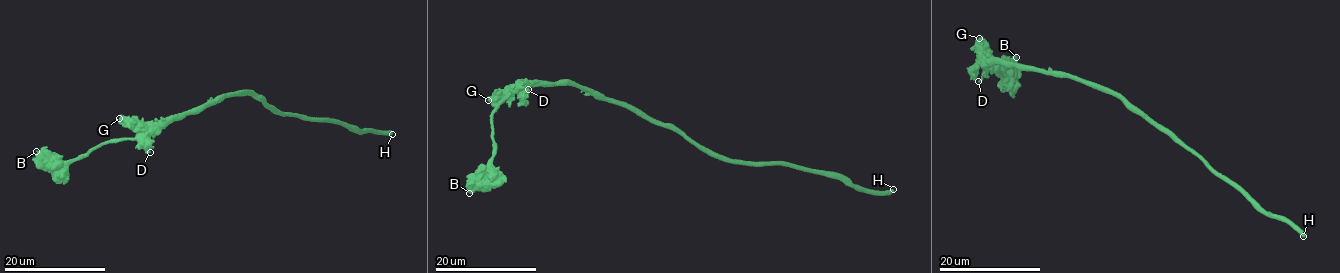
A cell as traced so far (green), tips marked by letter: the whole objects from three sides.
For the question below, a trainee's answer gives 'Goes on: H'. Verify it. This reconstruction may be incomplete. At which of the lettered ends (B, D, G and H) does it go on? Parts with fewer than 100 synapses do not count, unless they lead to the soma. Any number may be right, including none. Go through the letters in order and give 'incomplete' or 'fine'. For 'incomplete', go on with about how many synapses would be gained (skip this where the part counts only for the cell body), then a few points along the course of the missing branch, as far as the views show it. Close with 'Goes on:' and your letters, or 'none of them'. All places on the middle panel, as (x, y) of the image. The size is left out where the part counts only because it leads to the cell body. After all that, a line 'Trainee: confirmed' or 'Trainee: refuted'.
B: fine
D: fine
G: fine
H: incomplete | 300 syn
Goes on: H
Trainee: confirmed

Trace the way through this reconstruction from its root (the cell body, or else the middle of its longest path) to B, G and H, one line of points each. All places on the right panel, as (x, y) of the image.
B: (1101, 88), (982, 55), (979, 62), (975, 61), (977, 57), (989, 62), (999, 72), (1012, 68), (1016, 57)
G: (1101, 88), (1076, 78), (1031, 70), (993, 58), (977, 46), (979, 38)
H: (1101, 88), (1194, 151), (1256, 203), (1303, 233), (1303, 236)

